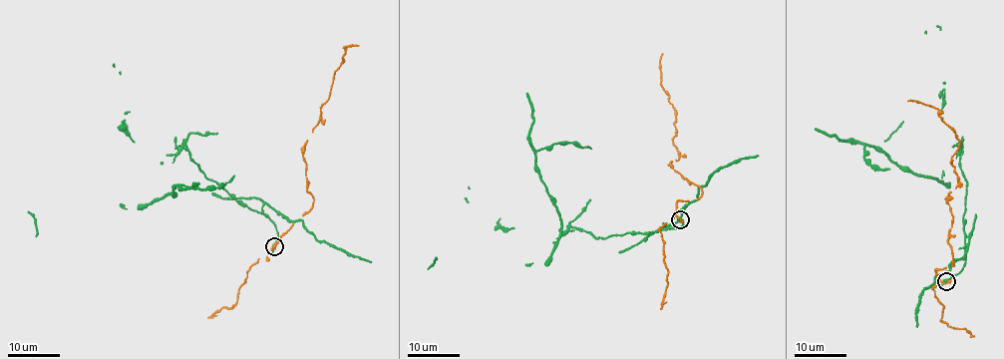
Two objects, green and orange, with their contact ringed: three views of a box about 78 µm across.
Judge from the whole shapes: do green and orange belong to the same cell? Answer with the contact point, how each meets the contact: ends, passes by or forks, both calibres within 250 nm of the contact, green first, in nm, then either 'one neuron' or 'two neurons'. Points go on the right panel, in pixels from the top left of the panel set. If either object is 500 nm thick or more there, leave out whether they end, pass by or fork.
place (946, 281); calibres 550 and 360 nm; two neurons

